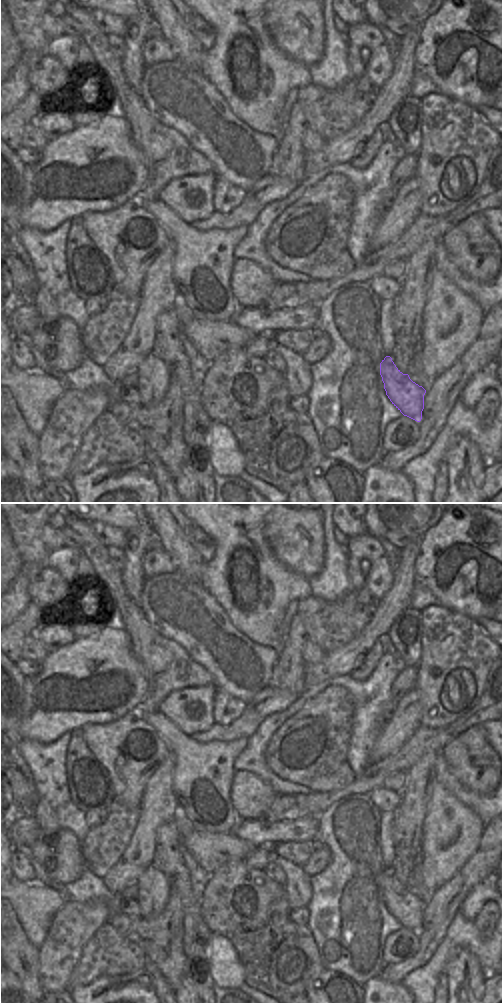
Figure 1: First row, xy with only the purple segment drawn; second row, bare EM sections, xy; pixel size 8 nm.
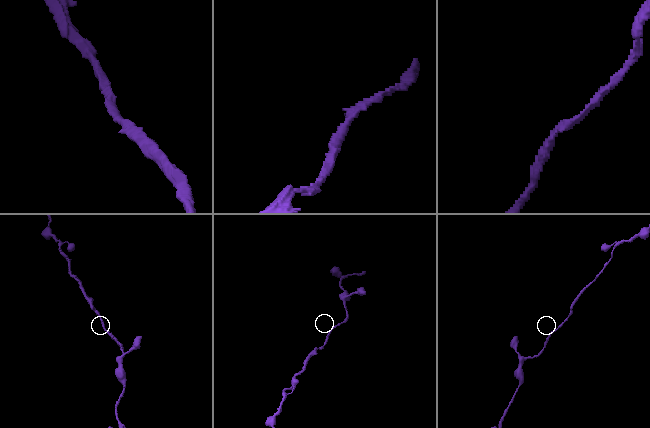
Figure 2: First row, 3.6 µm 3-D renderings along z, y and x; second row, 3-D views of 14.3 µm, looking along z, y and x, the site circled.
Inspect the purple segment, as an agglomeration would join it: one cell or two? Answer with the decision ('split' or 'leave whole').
leave whole

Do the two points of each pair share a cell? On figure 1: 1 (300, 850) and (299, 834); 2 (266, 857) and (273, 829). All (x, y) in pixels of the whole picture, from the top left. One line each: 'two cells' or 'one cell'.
1: two cells
2: two cells

